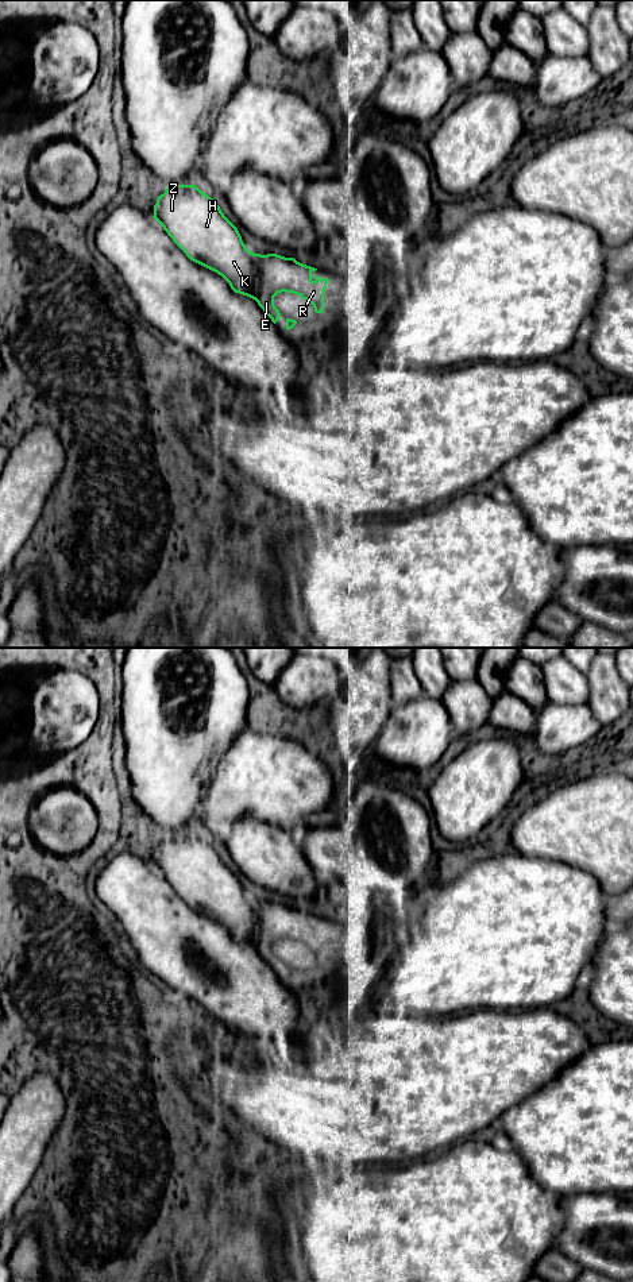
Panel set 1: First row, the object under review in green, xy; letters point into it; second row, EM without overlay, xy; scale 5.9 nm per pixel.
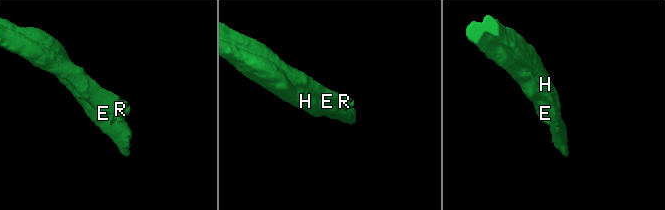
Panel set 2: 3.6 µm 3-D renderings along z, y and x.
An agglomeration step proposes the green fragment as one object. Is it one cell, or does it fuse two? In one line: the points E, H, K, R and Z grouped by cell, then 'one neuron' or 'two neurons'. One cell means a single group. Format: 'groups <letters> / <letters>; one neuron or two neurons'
groups E H K R Z; one neuron

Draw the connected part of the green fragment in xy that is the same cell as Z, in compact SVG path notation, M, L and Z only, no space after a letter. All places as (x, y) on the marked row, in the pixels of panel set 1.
M167 186L157 198L153 217L190 260L221 275L235 293L255 300L274 324L281 316L274 305L274 297L282 291L300 296L313 305L316 313L323 313L324 291L329 279L314 275L313 281L312 273L317 269L302 264L294 258L248 251L238 228L224 216L217 202L197 186Z

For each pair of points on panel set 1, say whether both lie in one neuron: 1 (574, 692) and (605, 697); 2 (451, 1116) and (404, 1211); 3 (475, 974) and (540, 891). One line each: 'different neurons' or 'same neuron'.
1: same neuron
2: different neurons
3: same neuron

